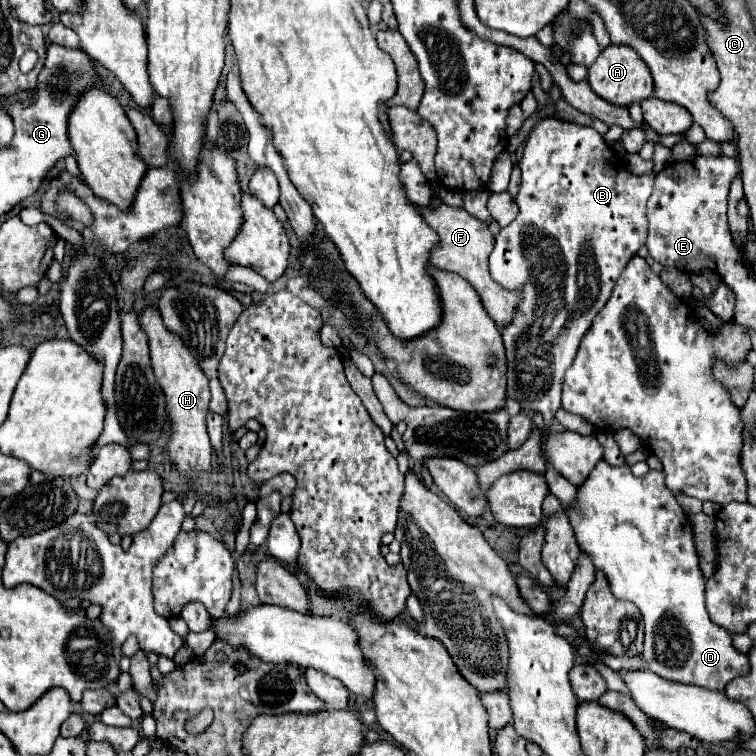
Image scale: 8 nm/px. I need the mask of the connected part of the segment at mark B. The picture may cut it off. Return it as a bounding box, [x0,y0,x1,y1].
[489,118,653,424]

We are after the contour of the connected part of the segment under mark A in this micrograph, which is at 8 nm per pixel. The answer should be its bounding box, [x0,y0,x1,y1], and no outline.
[587,46,653,106]

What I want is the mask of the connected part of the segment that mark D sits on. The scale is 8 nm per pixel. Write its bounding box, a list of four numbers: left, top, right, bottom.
[567,460,747,690]

